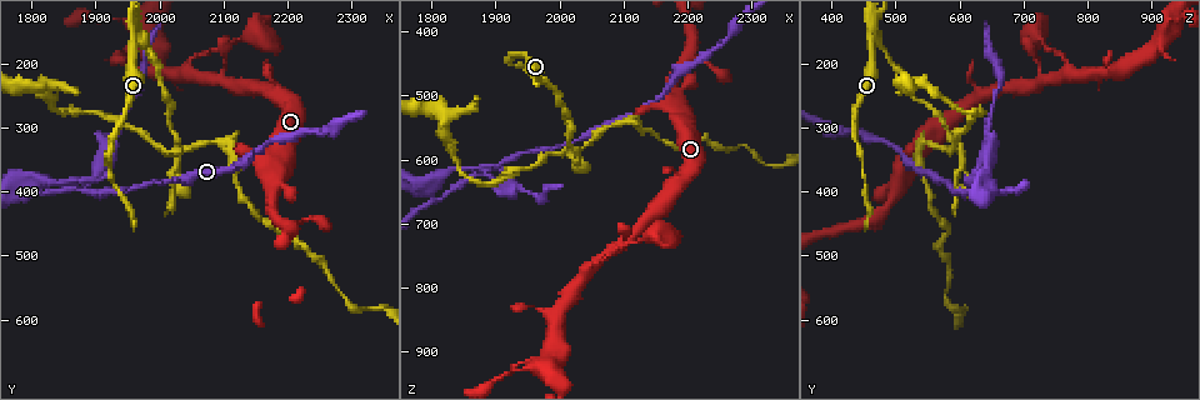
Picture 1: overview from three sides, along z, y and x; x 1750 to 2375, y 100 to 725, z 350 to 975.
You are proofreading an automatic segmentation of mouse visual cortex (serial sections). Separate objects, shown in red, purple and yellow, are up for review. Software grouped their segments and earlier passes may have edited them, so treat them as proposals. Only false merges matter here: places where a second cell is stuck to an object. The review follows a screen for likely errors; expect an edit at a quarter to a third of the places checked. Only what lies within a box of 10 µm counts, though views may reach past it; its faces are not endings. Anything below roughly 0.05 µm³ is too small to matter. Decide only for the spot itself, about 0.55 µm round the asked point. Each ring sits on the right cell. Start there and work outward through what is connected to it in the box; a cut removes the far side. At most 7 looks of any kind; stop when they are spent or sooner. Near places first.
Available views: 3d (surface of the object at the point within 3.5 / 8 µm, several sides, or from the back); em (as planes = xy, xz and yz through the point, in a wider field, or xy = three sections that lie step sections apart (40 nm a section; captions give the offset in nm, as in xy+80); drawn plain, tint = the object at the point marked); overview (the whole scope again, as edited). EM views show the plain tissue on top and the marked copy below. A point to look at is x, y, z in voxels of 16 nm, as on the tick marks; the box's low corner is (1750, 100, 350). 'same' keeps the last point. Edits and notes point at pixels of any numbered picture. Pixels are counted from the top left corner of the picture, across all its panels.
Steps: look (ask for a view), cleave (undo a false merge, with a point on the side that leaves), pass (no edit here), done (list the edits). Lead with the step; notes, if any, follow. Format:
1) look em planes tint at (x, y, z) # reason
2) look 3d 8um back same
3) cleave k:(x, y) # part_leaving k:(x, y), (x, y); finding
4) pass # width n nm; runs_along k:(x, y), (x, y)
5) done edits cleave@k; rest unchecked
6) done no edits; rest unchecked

look 3d 8um back at (2185, 355, 520) # arms part here

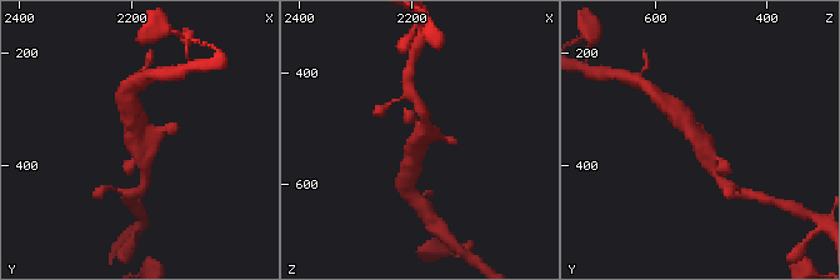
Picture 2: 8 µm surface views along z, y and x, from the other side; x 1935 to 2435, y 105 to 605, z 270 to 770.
look 3d 3.5um same

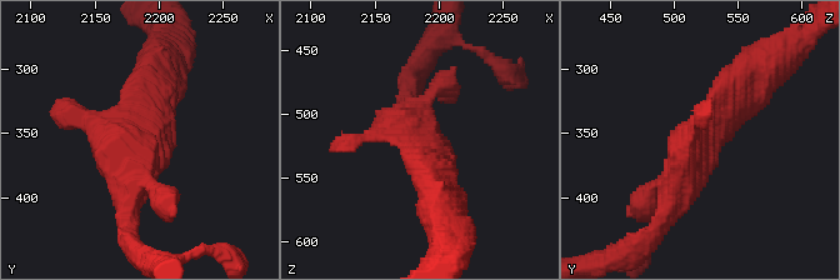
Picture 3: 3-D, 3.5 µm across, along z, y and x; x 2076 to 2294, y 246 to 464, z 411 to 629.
look em xy step 3 tint at (2188, 362, 520)

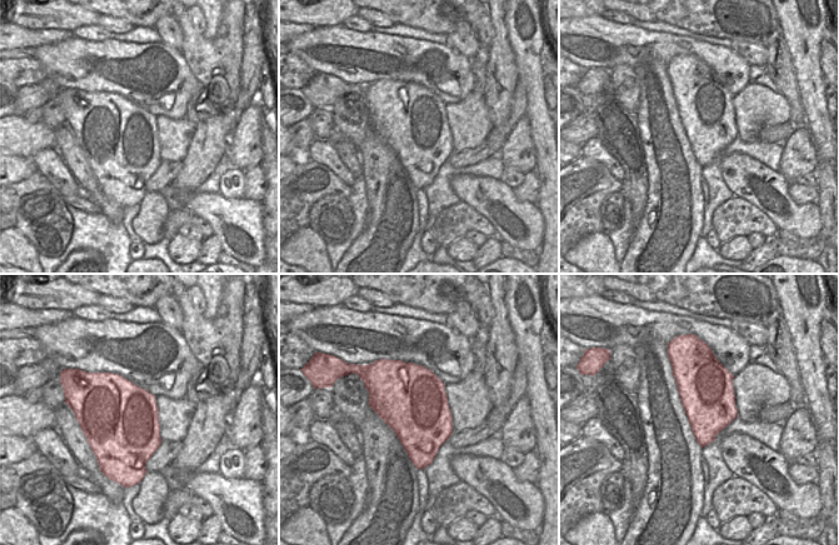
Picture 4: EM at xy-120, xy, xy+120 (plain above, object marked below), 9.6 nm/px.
pass # all the same cell

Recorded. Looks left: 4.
look 3d 8um back at (1890, 400, 615) # three-way junction

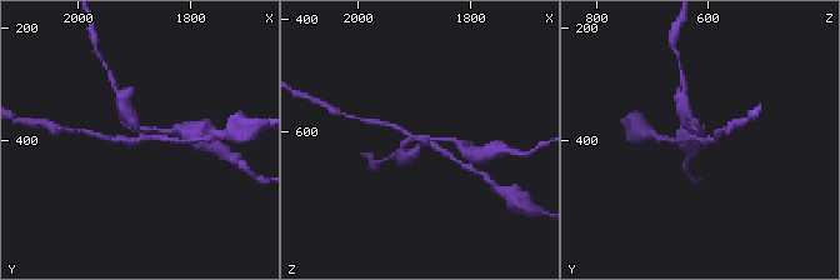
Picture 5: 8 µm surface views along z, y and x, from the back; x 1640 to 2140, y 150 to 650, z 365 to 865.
look em xy step 1 tint same # need the tissue

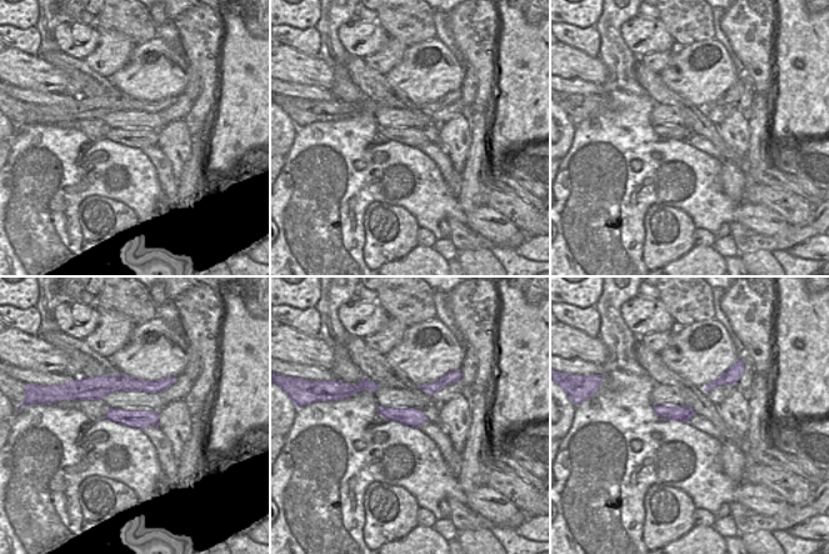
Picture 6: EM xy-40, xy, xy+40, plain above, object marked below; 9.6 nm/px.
cleave 5:(485, 151) # part_leaving 5:(471, 163), (471, 156), (498, 148); two cells meet here

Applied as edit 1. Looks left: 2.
done edits cleave@5; rest unchecked

